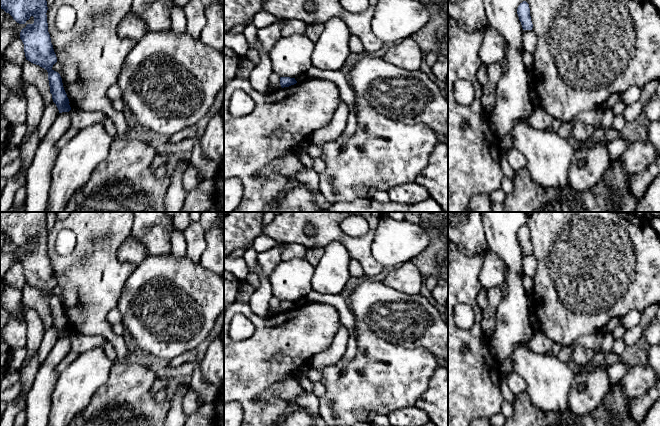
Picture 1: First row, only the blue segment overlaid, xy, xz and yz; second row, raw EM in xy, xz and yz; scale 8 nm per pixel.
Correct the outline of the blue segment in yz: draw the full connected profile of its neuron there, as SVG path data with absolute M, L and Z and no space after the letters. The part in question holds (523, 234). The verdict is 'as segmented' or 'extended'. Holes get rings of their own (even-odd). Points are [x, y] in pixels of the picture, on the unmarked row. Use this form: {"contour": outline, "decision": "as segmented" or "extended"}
{"contour": "M526 225L520 227L520 229L517 232L517 238L523 254L532 254L533 248L530 240L530 232L529 228Z", "decision": "as segmented"}

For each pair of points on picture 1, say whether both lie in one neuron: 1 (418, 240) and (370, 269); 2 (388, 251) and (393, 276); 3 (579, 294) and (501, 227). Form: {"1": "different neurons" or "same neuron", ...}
{"1": "different neurons", "2": "different neurons", "3": "different neurons"}

